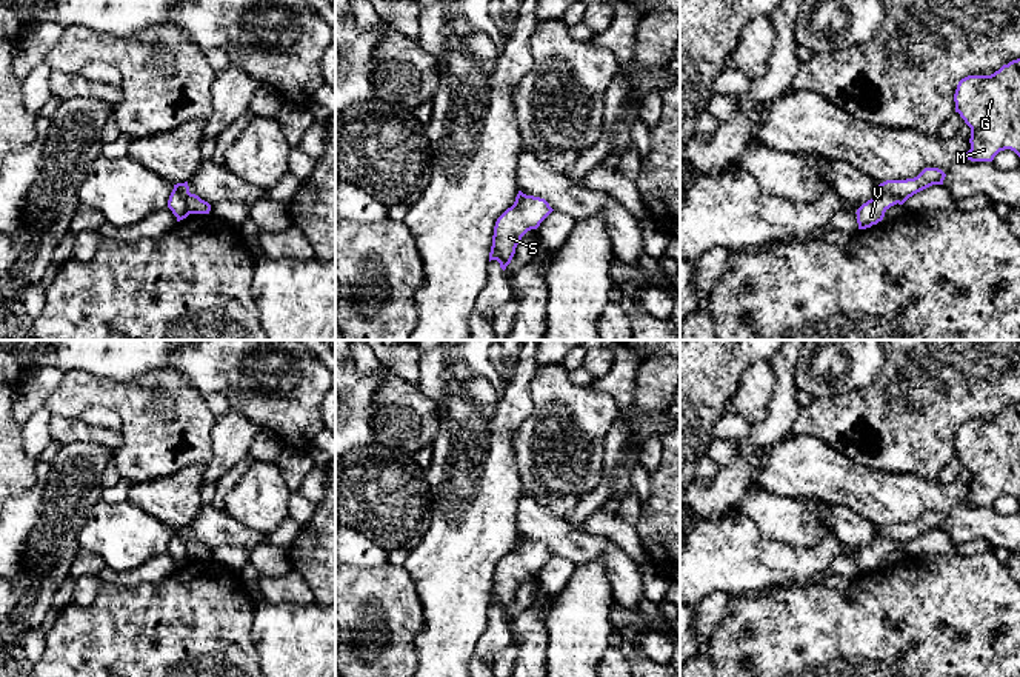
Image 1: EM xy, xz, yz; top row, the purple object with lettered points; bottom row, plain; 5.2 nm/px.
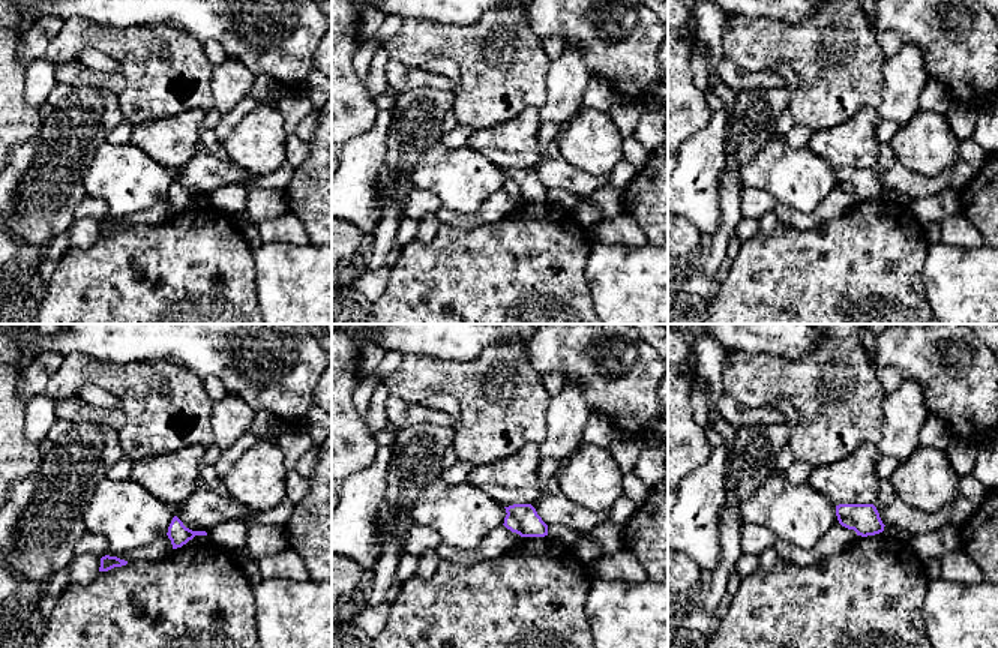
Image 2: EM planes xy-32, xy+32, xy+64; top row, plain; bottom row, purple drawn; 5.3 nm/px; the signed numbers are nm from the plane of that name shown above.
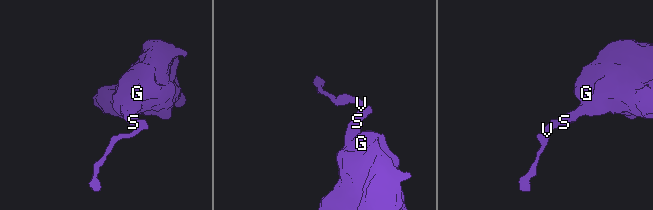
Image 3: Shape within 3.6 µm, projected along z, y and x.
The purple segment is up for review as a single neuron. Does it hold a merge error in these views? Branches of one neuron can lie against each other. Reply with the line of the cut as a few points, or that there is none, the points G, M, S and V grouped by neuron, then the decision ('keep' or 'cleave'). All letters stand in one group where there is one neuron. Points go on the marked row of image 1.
cut in xy along (174, 188), (182, 194), (191, 213); G M S / V; cleave

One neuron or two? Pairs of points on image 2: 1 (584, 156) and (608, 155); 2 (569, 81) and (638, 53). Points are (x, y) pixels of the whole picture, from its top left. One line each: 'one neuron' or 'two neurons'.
1: one neuron
2: two neurons

